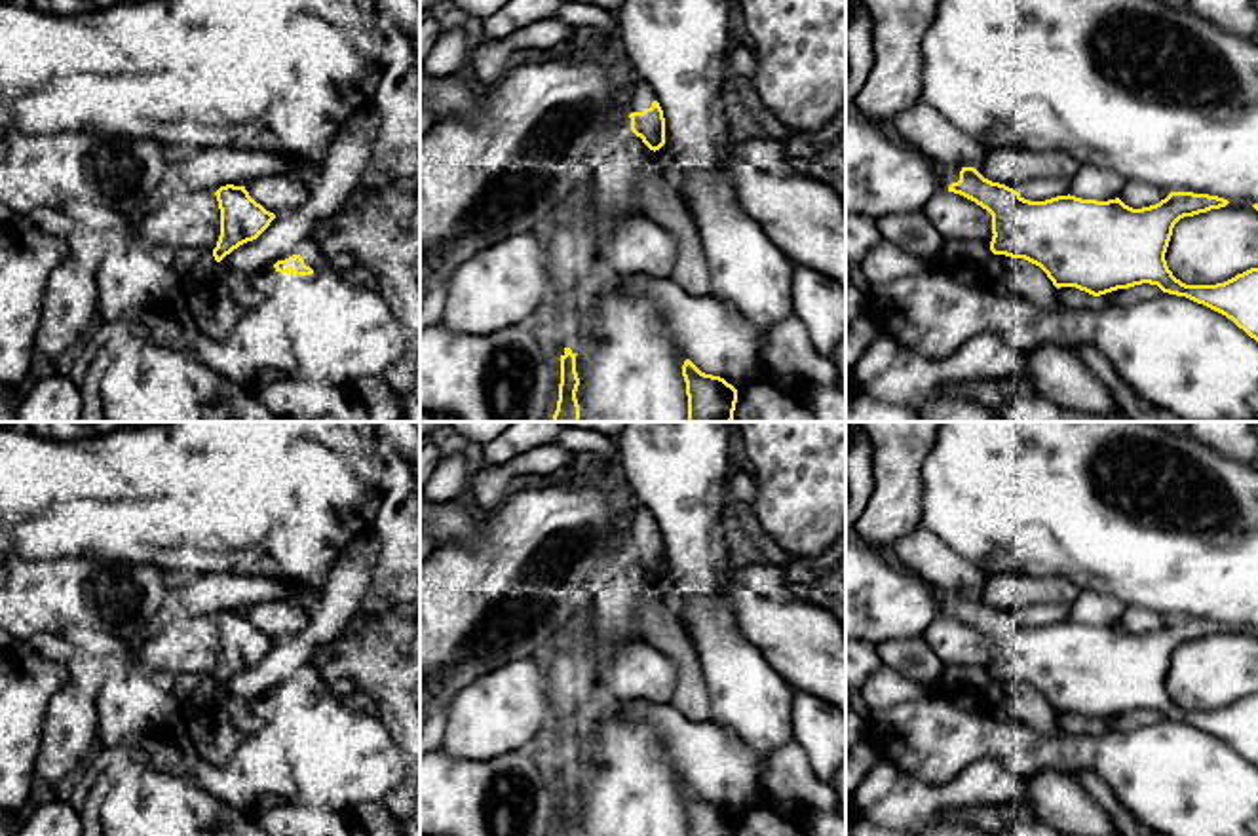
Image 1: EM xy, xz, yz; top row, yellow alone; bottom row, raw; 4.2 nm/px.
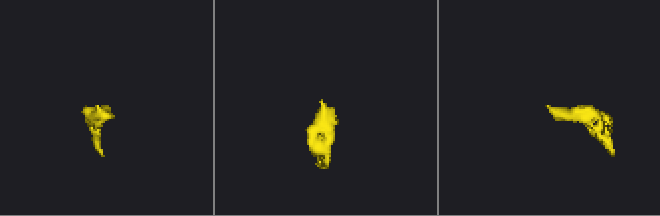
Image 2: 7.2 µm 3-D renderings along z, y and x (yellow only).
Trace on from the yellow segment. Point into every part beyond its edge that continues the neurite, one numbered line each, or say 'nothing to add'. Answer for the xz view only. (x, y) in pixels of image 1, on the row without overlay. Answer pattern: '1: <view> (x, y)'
1: xz (643, 521)

